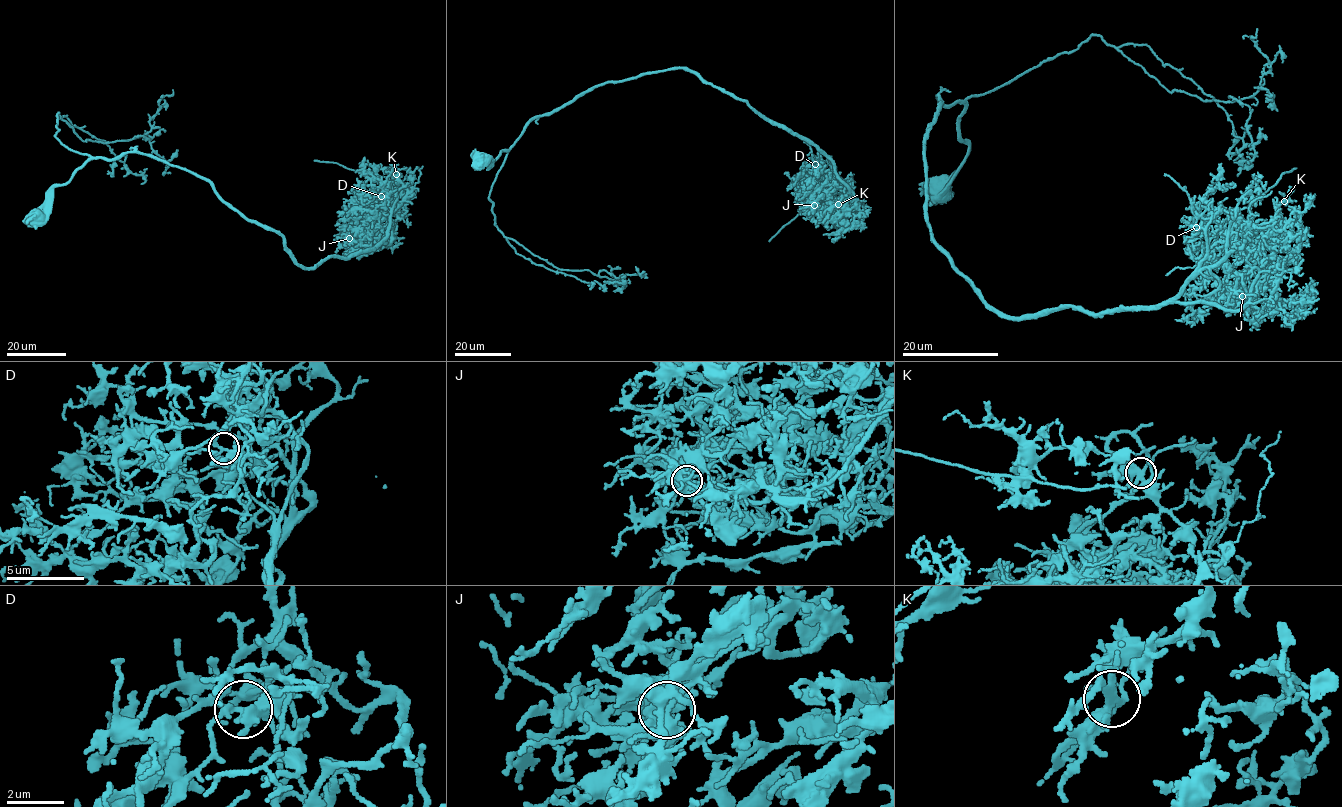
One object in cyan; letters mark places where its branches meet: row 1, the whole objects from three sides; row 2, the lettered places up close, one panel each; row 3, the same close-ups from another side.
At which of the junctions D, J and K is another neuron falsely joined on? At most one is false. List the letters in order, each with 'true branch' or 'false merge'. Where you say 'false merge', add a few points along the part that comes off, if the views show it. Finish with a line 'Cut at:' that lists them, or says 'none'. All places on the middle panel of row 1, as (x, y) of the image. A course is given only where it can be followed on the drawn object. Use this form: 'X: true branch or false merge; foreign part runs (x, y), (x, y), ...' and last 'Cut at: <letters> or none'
D: true branch
J: true branch
K: true branch
Cut at: none

